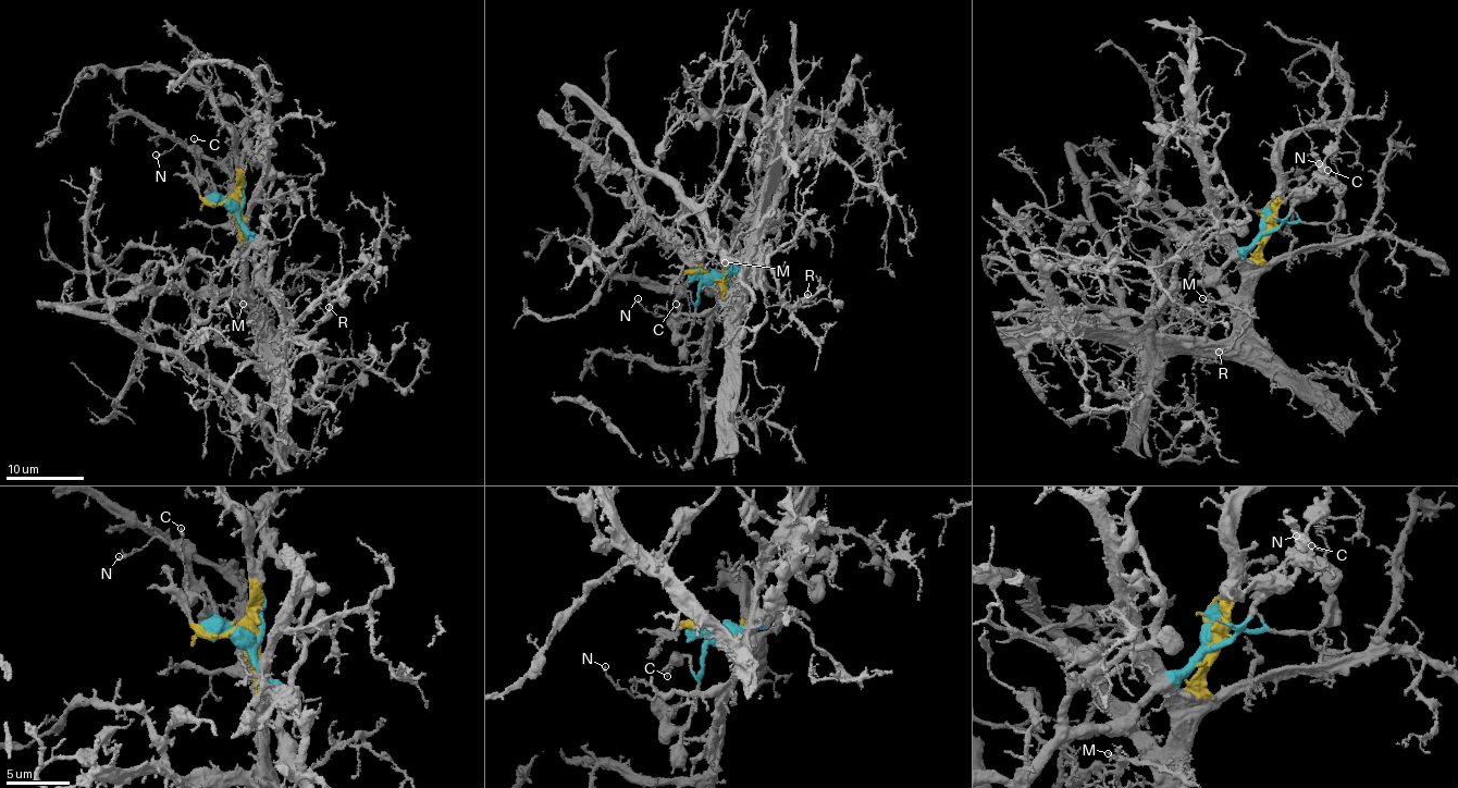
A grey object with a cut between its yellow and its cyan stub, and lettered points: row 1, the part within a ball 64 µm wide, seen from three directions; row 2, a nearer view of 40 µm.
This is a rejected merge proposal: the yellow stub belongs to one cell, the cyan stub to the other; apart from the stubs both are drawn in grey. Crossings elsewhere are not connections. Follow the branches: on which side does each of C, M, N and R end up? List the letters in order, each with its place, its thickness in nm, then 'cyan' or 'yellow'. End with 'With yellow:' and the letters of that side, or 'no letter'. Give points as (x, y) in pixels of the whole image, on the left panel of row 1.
C: (194, 138) | 190 nm | cyan
M: (243, 304) | 120 nm | yellow
N: (156, 155) | 110 nm | cyan
R: (329, 307) | 110 nm | yellow
With yellow: M, R

